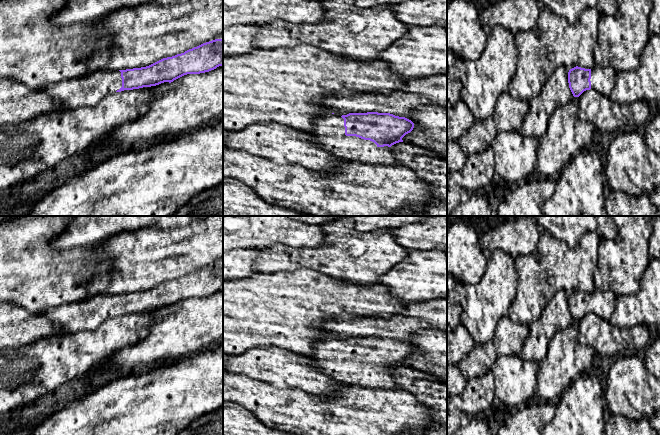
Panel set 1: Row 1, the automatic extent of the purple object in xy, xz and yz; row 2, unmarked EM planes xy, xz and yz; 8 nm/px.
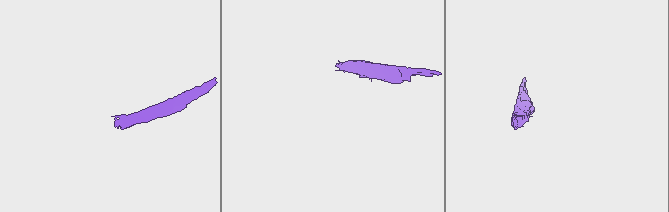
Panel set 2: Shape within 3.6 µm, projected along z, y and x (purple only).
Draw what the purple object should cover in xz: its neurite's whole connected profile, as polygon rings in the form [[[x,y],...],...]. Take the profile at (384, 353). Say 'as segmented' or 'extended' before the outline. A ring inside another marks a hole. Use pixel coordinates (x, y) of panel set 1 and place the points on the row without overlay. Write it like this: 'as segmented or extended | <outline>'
extended | [[[324,337],[314,341],[314,350],[309,359],[324,374],[343,385],[398,389],[391,370],[403,366],[402,362],[413,352],[414,347],[411,344],[390,337],[349,337],[342,340]]]

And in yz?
extended | [[[595,289],[592,293],[576,290],[568,296],[569,312],[574,321],[590,313],[609,321],[615,309],[615,300],[616,296],[608,290]]]

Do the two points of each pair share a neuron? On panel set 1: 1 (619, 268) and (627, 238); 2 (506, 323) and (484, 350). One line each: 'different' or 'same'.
1: same
2: same

